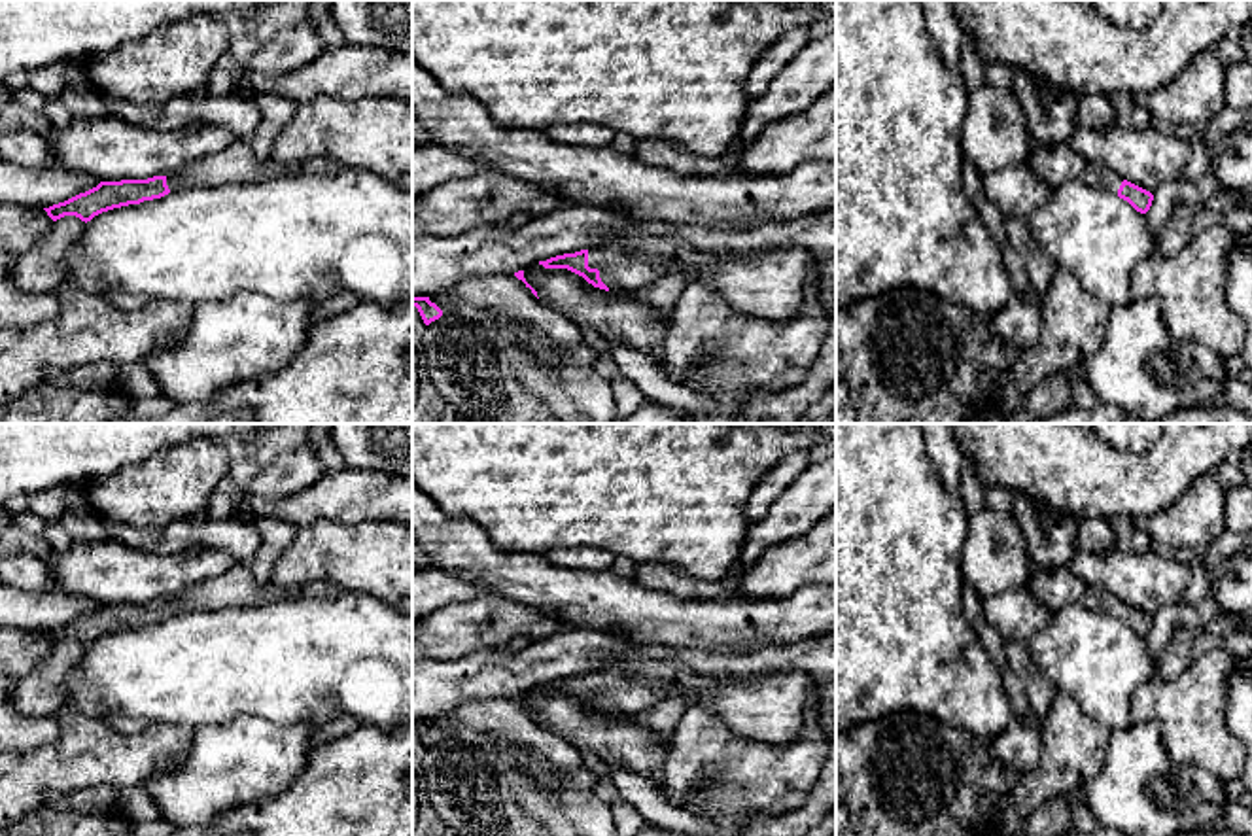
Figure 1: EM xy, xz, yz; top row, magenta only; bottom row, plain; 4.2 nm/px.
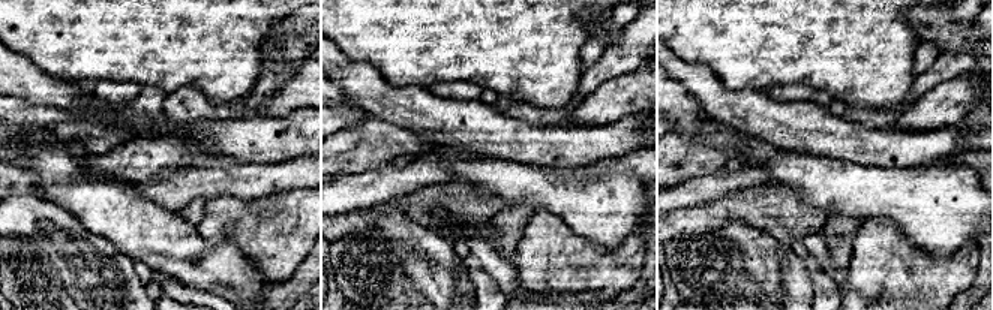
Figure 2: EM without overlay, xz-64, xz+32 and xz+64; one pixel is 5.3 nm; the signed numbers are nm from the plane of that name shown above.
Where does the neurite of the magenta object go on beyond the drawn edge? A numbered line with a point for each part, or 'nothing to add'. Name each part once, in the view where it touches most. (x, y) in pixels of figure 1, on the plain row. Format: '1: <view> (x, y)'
1: xz (619, 695)

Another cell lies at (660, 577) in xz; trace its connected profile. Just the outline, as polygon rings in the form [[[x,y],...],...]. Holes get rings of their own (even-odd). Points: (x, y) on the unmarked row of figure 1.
[[[664,562],[637,564],[632,581],[647,590],[685,600],[721,600],[726,596],[721,581],[687,575]]]

